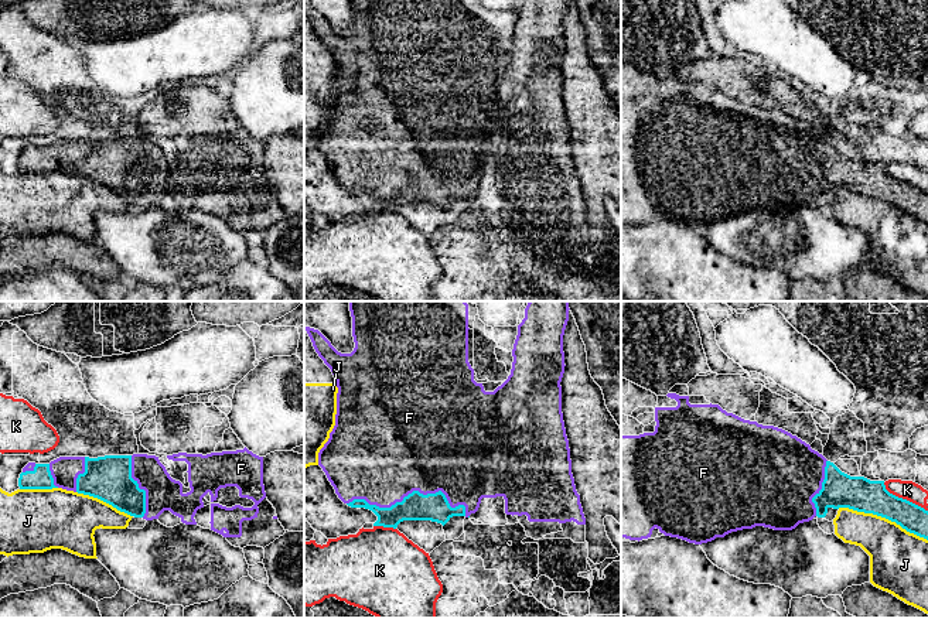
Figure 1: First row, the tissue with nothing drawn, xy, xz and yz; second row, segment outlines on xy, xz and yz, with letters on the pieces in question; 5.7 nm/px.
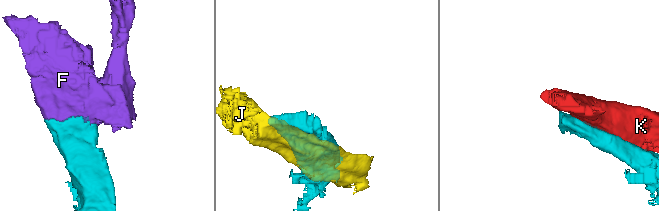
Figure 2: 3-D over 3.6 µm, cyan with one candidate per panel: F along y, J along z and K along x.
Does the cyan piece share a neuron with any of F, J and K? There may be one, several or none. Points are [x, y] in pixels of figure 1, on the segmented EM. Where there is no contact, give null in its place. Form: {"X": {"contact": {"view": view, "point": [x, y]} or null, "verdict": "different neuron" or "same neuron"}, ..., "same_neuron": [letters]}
{"F": {"contact": {"view": "xz", "point": [413, 491]}, "verdict": "same neuron"}, "J": {"contact": {"view": "yz", "point": [883, 516]}, "verdict": "different neuron"}, "K": {"contact": {"view": "yz", "point": [904, 499]}, "verdict": "different neuron"}, "same_neuron": ["F"]}

